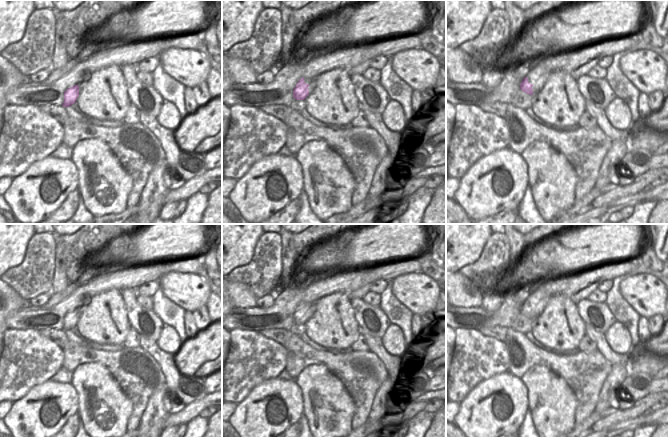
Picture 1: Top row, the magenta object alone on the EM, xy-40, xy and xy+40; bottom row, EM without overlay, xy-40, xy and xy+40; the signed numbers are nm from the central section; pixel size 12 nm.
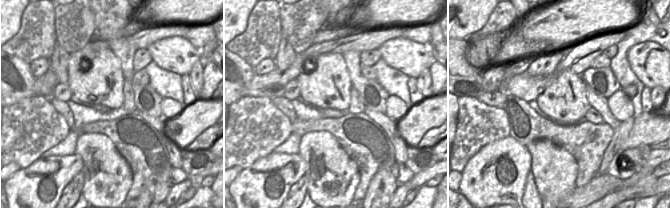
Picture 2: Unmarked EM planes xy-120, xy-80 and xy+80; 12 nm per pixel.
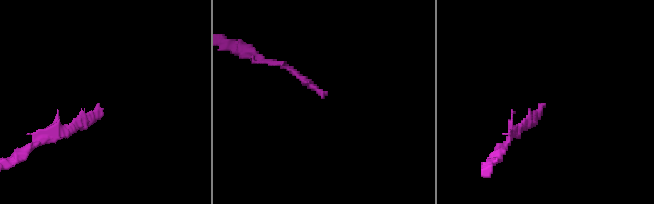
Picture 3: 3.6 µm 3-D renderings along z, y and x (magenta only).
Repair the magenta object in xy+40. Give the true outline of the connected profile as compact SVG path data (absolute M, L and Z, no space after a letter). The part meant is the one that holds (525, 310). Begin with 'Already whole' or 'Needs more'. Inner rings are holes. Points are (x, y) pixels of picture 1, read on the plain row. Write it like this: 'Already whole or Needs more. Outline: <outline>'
Already whole. Outline: M525 301L525 302L522 304L521 308L520 308L520 313L521 313L523 316L525 316L525 317L527 317L527 318L529 318L529 319L533 319L533 313L532 313L532 311L533 311L533 308L530 308L530 307L528 306L528 302L527 302L527 301Z

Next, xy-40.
Already whole. Outline: M74 309L70 312L68 312L64 316L64 326L63 331L70 331L72 328L76 327L76 324L79 320L79 310Z

